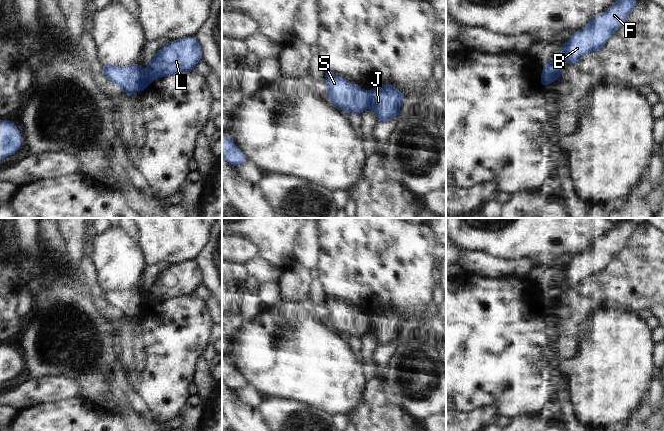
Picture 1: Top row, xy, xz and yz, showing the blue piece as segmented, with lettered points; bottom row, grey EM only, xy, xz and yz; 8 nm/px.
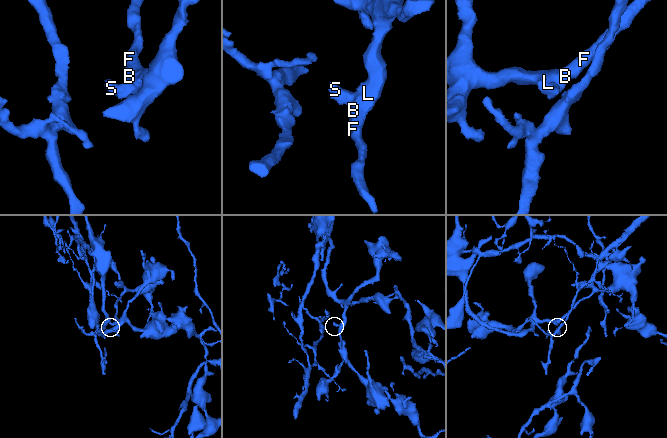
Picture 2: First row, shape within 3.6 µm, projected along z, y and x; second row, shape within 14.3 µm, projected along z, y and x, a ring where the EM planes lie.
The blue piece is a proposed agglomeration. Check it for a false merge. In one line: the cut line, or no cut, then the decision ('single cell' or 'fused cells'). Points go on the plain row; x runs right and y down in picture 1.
xz (371, 315), (367, 331) | fused cells

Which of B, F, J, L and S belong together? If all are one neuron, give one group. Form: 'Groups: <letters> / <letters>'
Groups: B F J L / S

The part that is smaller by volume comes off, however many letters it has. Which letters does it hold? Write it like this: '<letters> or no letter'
S

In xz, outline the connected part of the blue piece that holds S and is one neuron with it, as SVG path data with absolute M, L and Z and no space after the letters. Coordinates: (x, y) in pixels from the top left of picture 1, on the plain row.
M326 294L323 305L328 313L328 321L326 322L326 325L337 329L341 334L347 337L355 336L361 338L369 331L371 315L363 314L359 308L350 307L345 302L331 294Z

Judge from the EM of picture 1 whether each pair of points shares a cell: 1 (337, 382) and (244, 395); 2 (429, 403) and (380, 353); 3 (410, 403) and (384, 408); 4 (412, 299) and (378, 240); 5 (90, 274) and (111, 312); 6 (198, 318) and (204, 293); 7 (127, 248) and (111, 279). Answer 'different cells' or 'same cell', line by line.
1: different cells
2: different cells
3: different cells
4: same cell
5: same cell
6: different cells
7: same cell

